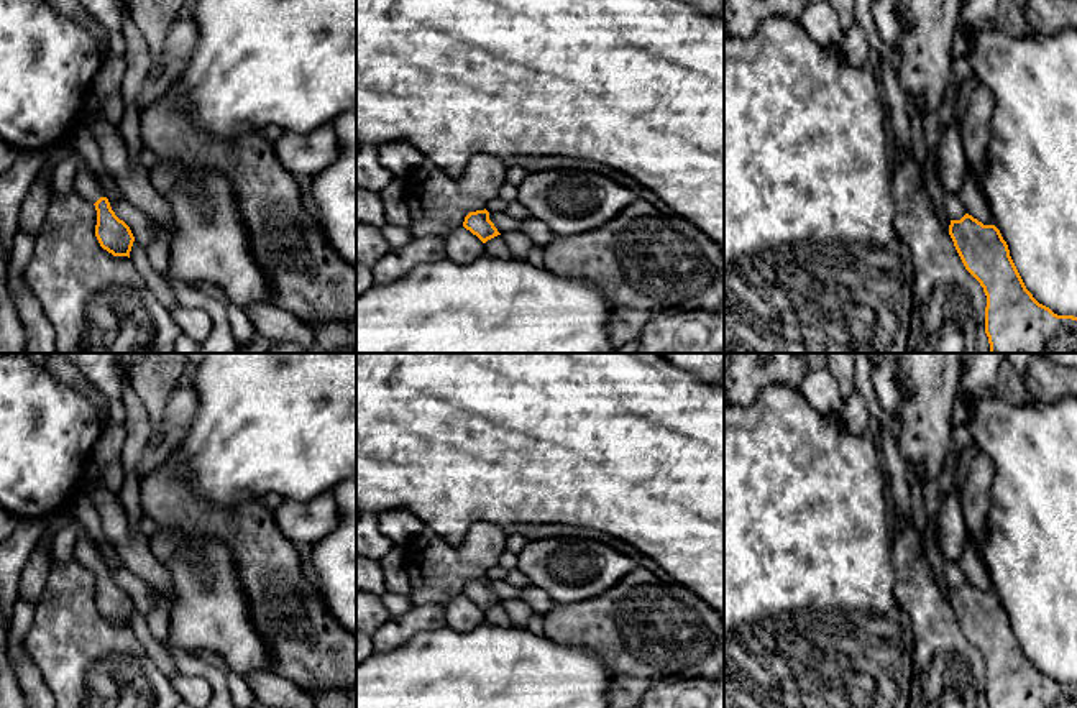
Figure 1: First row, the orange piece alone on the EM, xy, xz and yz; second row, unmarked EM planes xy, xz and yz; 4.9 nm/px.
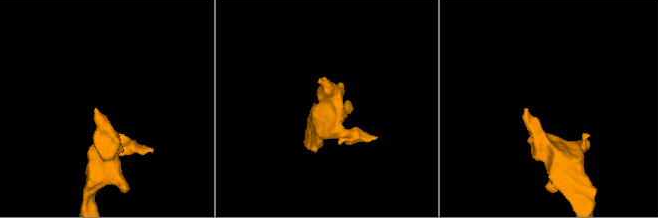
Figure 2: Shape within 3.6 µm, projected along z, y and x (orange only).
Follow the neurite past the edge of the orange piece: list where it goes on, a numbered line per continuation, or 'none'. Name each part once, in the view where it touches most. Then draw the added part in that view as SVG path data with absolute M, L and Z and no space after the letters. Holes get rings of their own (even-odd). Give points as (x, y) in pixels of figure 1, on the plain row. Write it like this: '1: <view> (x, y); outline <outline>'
1: xy (86, 552); outline M82 532L74 549L74 559L90 572L95 572L100 565L105 565L97 545L87 532Z

